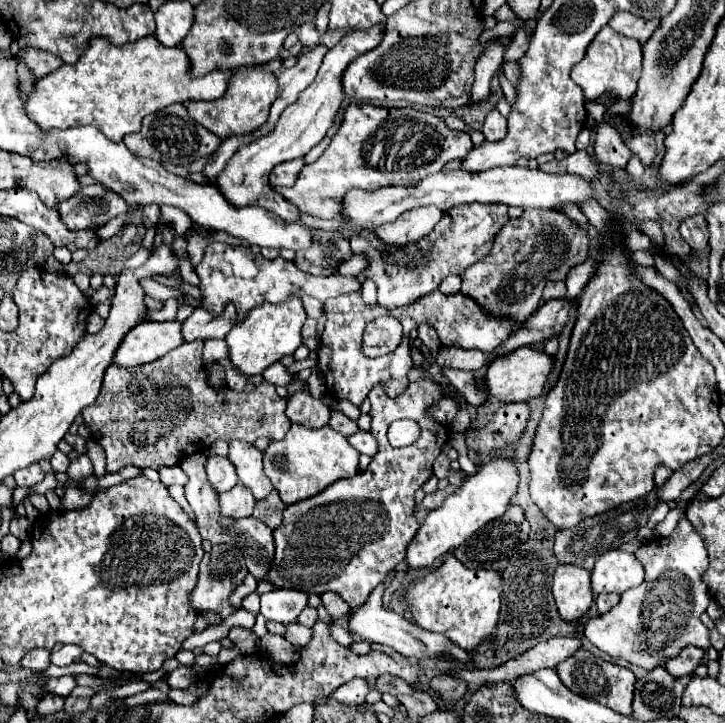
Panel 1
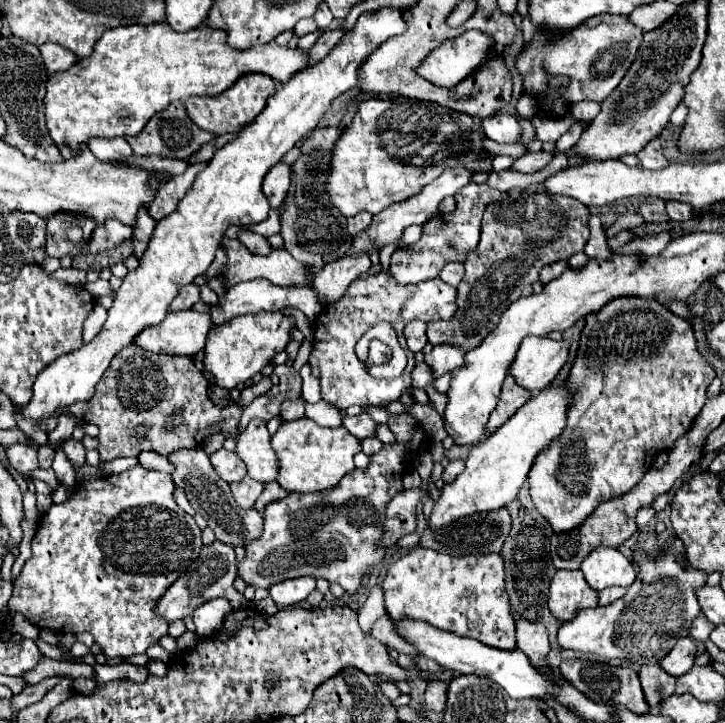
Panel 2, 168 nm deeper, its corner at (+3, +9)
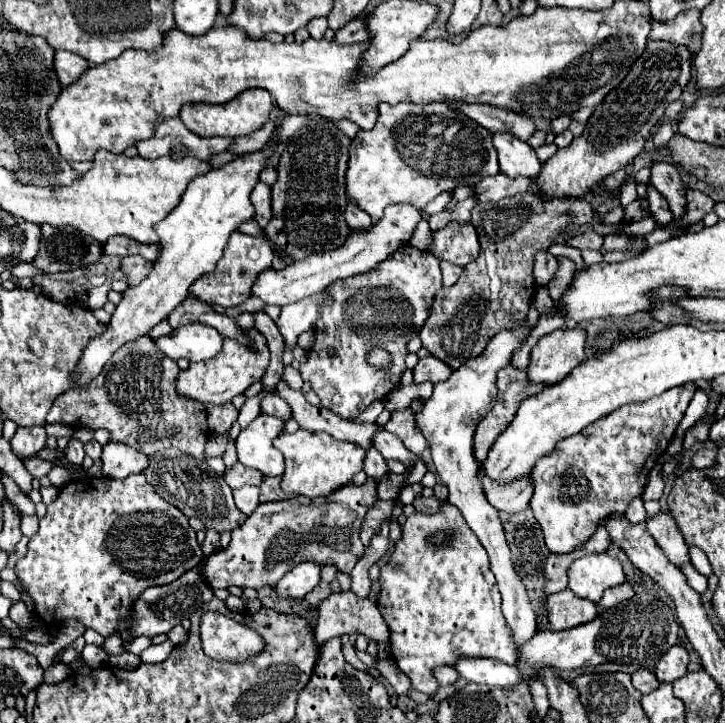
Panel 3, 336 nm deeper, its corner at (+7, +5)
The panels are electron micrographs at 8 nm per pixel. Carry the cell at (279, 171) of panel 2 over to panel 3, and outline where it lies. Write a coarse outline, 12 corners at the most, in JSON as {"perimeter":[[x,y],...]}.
{"perimeter":[[259,181],[251,191],[253,221],[265,229],[271,219],[271,187]]}

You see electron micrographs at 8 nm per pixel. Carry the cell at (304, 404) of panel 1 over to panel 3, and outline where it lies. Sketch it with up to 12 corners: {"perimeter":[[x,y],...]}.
{"perimeter":[[265,395],[261,413],[291,419],[289,405],[277,395]]}

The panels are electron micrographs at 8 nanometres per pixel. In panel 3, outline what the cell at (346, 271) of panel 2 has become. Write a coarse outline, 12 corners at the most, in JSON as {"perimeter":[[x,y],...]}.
{"perimeter":[[327,291],[285,305],[275,325],[285,341],[283,363],[291,365],[297,337],[315,327]]}

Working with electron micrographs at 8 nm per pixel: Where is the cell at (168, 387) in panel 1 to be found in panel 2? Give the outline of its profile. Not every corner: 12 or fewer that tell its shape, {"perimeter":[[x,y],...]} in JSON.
{"perimeter":[[131,343],[93,399],[65,409],[99,427],[101,463],[169,455],[217,433],[271,379],[221,407],[191,357]]}

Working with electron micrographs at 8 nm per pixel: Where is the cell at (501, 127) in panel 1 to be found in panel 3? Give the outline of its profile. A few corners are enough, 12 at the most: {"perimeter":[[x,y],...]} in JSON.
{"perimeter":[[511,133],[493,135],[501,173],[537,177],[537,153]]}

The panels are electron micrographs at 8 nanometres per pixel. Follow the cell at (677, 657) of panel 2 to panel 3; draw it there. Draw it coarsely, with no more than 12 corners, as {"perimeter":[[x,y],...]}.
{"perimeter":[[675,645],[653,671],[671,683],[687,673],[689,653]]}

